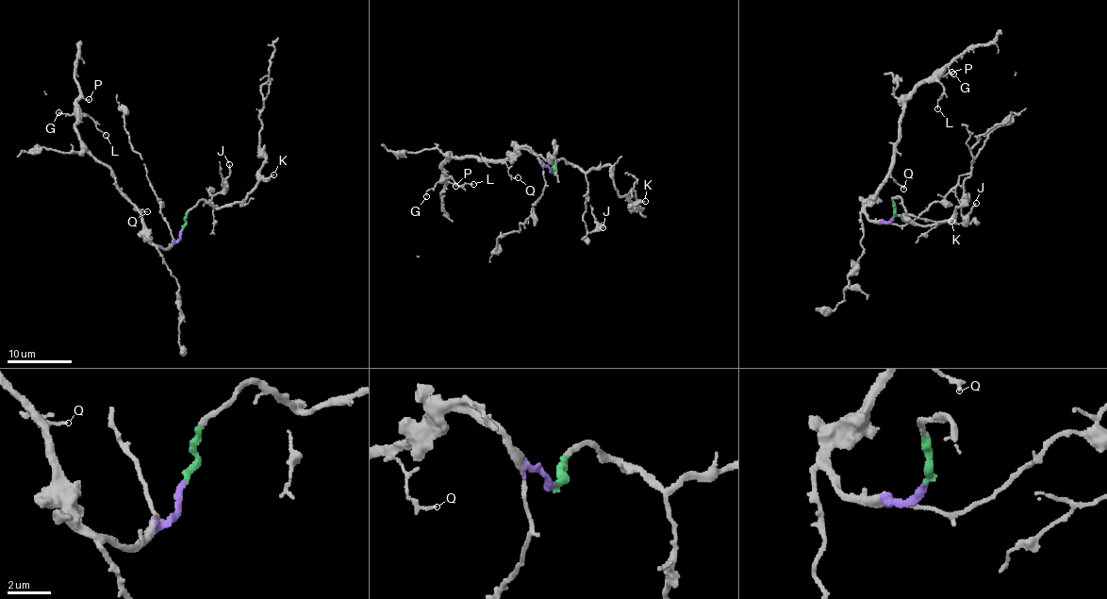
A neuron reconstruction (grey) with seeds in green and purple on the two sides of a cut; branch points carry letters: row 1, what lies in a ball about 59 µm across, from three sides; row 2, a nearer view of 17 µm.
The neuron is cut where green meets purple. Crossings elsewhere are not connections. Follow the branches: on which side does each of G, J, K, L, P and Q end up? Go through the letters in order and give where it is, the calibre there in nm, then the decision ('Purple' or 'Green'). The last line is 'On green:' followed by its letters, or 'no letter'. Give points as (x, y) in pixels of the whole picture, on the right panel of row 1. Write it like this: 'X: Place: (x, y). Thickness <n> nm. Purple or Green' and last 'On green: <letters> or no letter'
G: Place: (953, 74). Thickness 110 nm. Purple
J: Place: (976, 203). Thickness 110 nm. Green
K: Place: (951, 221). Thickness 160 nm. Green
L: Place: (937, 108). Thickness 120 nm. Purple
P: Place: (951, 72). Thickness 130 nm. Purple
Q: Place: (903, 189). Thickness 130 nm. Purple
On green: J, K

